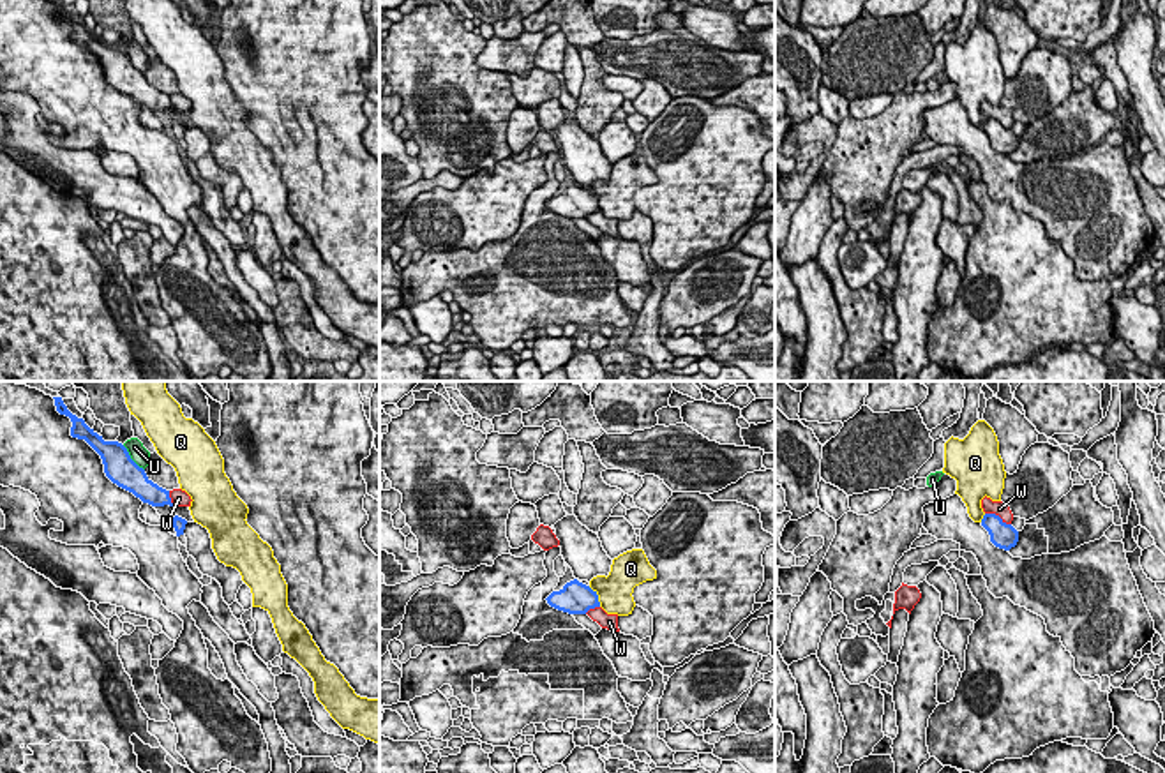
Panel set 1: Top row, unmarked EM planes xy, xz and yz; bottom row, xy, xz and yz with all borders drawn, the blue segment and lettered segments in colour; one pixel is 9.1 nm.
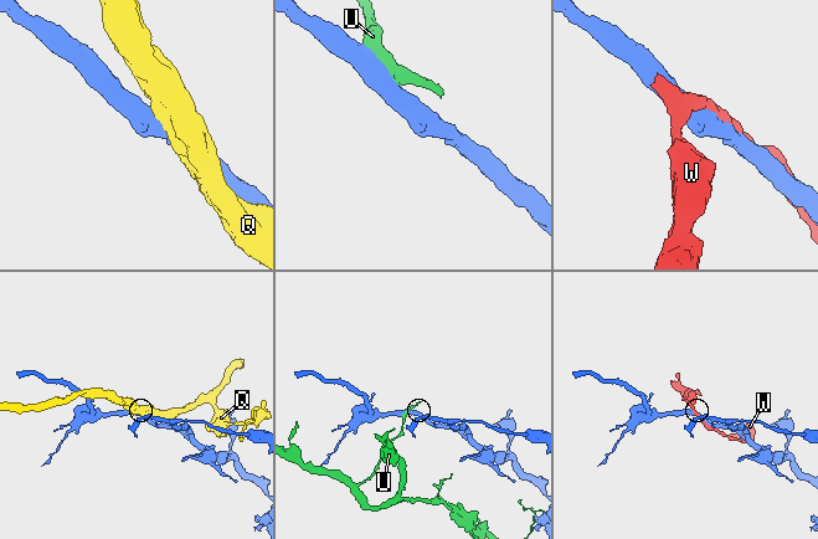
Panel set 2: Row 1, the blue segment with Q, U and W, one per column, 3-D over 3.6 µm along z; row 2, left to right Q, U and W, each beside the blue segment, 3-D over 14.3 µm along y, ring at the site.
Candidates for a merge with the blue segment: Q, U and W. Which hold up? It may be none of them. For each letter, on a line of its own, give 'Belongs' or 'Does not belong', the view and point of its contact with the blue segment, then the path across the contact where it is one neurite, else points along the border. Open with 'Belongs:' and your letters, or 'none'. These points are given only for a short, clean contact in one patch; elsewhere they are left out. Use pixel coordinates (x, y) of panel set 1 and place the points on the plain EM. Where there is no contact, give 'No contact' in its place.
Belongs: none
Q: Does not belong. Touches blue at xz (597, 202)
U: Does not belong. Touches blue at xy (129, 62)
W: Does not belong. Touches blue at yz (998, 120)

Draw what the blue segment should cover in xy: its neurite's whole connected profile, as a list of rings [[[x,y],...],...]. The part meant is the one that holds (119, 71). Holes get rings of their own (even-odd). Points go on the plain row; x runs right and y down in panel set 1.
[[[53,2],[56,16],[71,23],[71,41],[85,44],[102,64],[106,81],[118,92],[132,97],[143,108],[152,111],[164,111],[171,108],[169,95],[154,88],[143,72],[139,72],[129,60],[127,53],[118,46],[104,46],[83,23],[72,19],[64,9],[62,2]]]

